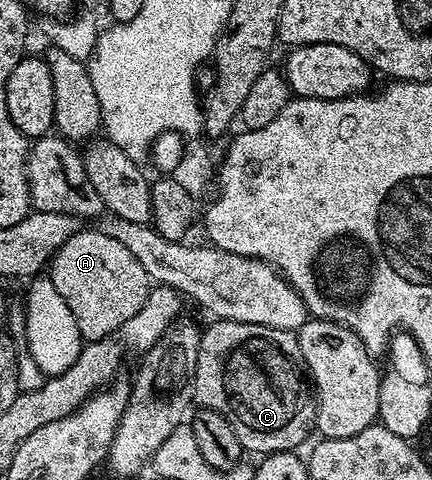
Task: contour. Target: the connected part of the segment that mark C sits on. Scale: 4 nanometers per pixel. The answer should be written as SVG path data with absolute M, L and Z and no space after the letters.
M213 320L210 325L211 326L209 329L206 327L204 331L202 331L201 341L199 342L199 358L195 362L195 374L193 375L194 401L196 401L196 403L200 405L200 407L210 408L211 410L215 410L219 414L223 414L227 418L227 422L231 422L231 430L235 430L235 438L239 438L242 449L244 449L246 453L261 452L260 454L268 454L271 452L293 452L294 450L297 450L297 447L299 447L300 444L308 438L309 431L311 433L314 431L315 425L317 423L317 397L315 395L315 389L311 383L311 377L305 367L305 359L303 358L303 354L299 350L299 342L297 341L296 332L288 332L287 330L275 330L275 326L255 326L251 322L231 322L230 320Z

